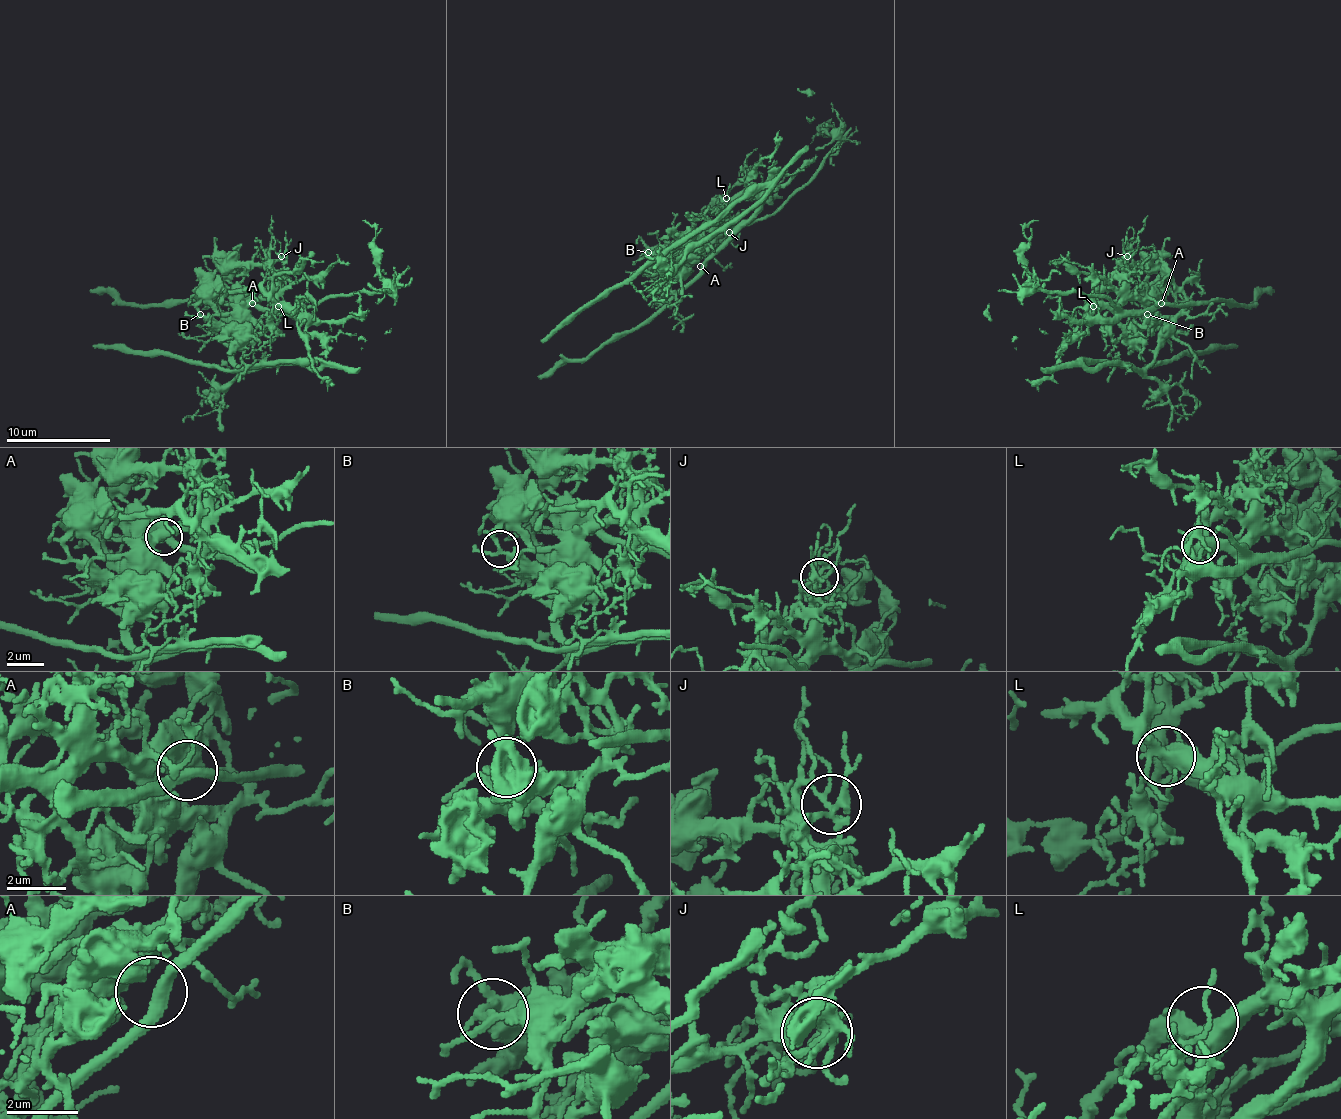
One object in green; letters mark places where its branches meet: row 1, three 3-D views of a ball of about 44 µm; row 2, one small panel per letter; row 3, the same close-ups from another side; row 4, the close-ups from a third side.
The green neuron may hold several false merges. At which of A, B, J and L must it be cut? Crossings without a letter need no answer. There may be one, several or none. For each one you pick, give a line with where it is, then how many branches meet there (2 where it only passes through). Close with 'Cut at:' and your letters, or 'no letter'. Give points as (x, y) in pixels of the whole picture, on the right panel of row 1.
B: Place: (1147, 314). Branches: 4
Cut at: B

